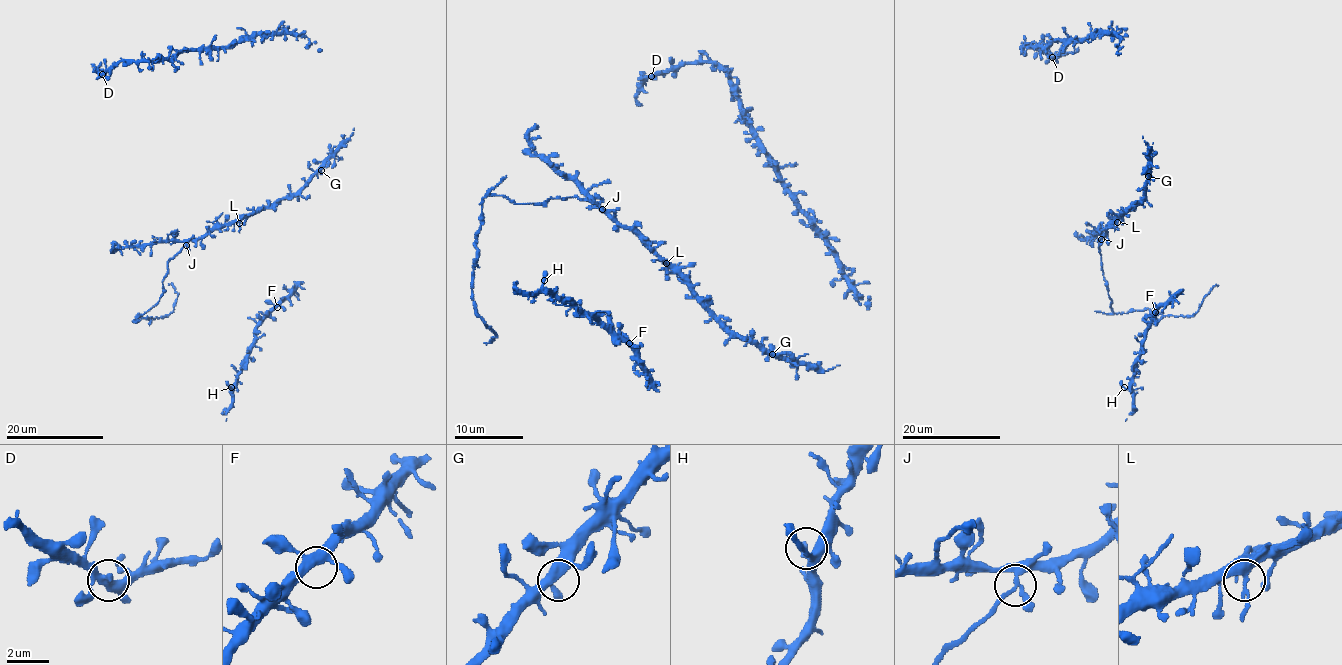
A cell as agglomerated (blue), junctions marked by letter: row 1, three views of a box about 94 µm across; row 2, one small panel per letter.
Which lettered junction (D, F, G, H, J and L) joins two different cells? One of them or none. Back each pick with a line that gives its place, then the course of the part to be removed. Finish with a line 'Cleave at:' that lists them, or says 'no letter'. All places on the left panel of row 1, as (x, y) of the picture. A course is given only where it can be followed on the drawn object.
J: at (186, 245); foreign part runs (186, 244), (168, 263), (163, 295), (134, 321), (139, 314), (155, 318), (172, 312), (178, 295), (168, 285)
Cleave at: J

